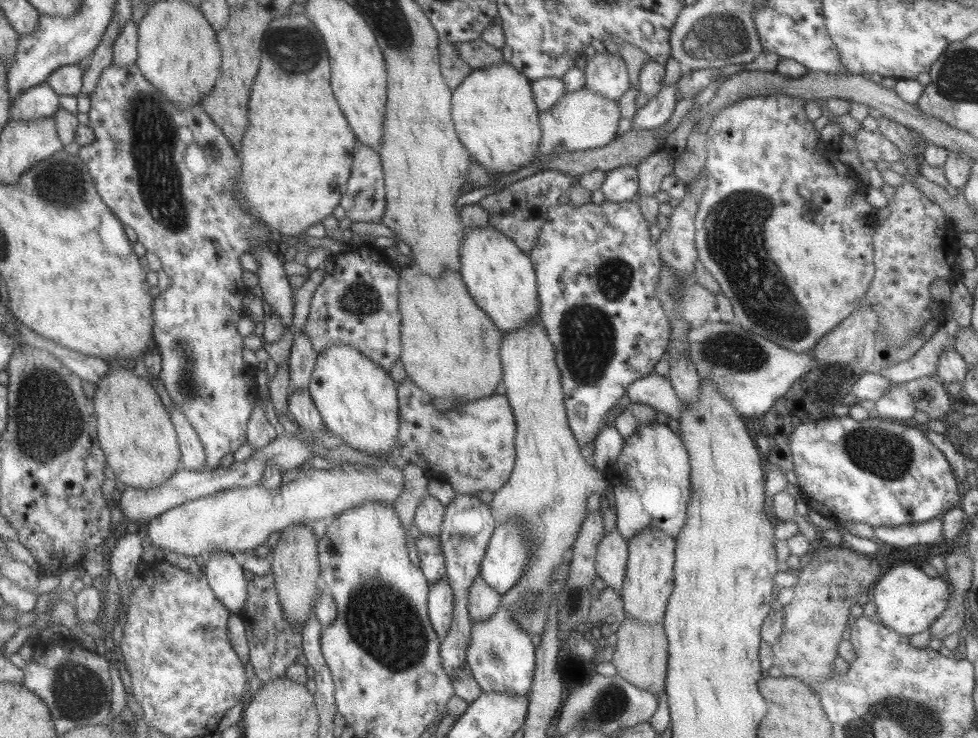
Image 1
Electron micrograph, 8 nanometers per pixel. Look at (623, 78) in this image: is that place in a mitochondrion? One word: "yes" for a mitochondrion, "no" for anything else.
no

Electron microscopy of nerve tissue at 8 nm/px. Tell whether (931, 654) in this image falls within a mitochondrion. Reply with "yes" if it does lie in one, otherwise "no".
no

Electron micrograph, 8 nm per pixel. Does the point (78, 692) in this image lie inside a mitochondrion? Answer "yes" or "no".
yes

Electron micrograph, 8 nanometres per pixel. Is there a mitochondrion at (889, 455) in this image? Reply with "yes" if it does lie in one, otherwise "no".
yes

